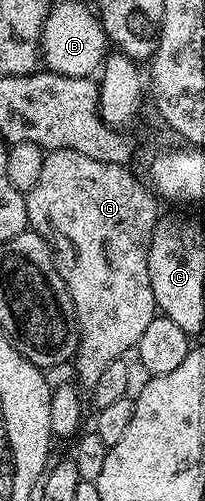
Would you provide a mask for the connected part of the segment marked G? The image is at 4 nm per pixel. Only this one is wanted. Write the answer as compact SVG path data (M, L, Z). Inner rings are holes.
M52 149L44 156L44 167L40 167L40 179L36 179L36 187L32 187L25 193L29 228L40 234L50 244L54 266L60 279L65 283L68 295L74 304L74 318L78 320L78 352L75 353L72 364L77 384L86 391L89 391L100 380L100 371L104 371L104 367L108 367L108 363L125 358L127 356L125 353L129 349L131 352L137 346L140 335L144 335L148 323L152 323L152 319L156 316L152 283L148 279L148 247L152 243L152 231L160 216L160 208L158 209L160 201L145 184L143 185L134 178L133 171L126 165L108 163L100 159L88 159L88 155L80 155L80 151L72 151L71 149Z

